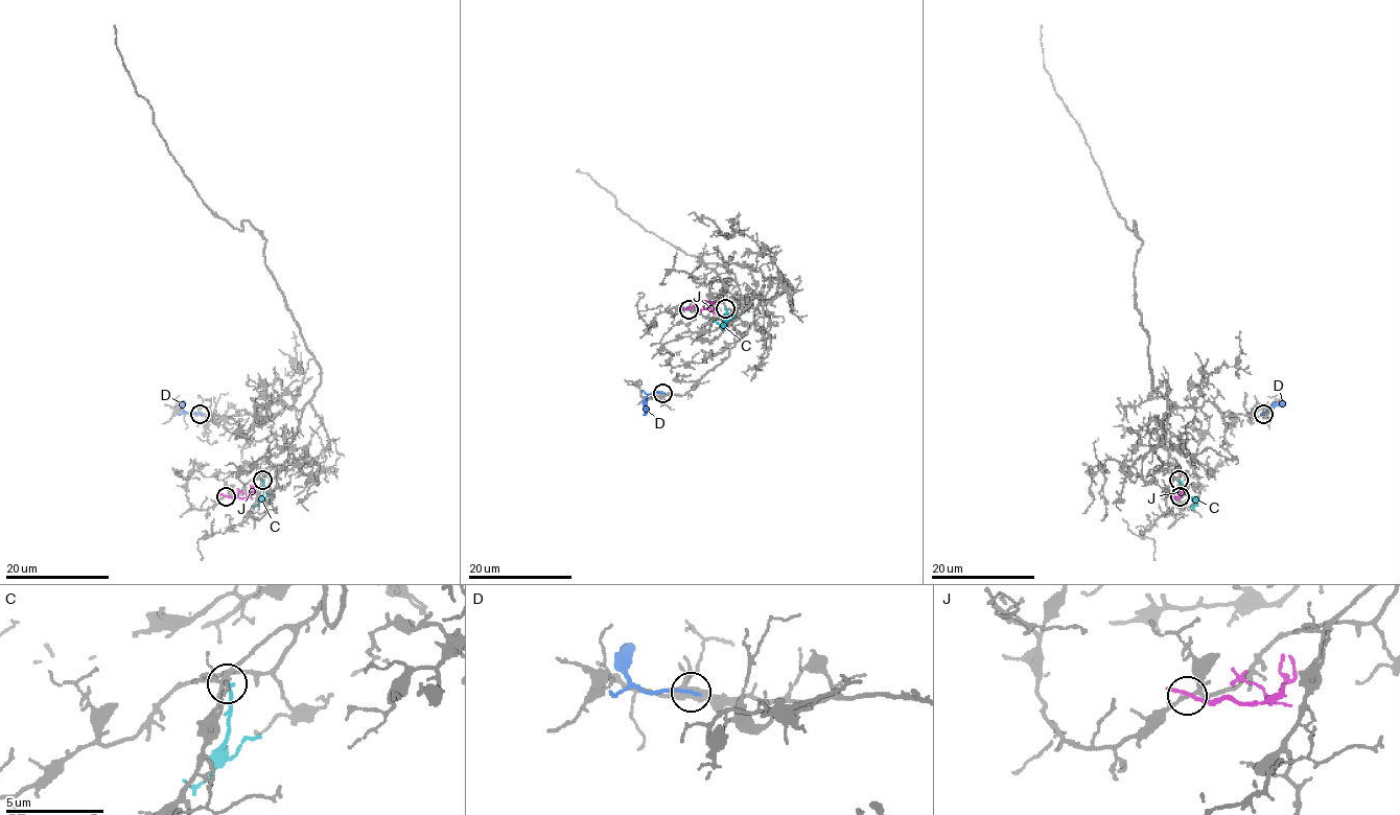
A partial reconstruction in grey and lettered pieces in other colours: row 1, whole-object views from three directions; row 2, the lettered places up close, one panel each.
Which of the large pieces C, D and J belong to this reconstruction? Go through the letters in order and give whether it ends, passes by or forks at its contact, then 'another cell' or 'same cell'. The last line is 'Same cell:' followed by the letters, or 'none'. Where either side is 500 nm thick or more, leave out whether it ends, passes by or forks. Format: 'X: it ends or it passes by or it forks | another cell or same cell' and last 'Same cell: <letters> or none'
C: it ends | same cell
D: it ends | another cell
J: it ends | another cell
Same cell: C

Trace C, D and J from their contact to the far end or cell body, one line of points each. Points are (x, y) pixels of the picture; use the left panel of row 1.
C: (263, 480), (261, 501), (251, 506)
D: (200, 413), (188, 413), (181, 401)
J: (226, 496), (248, 497), (251, 485)

